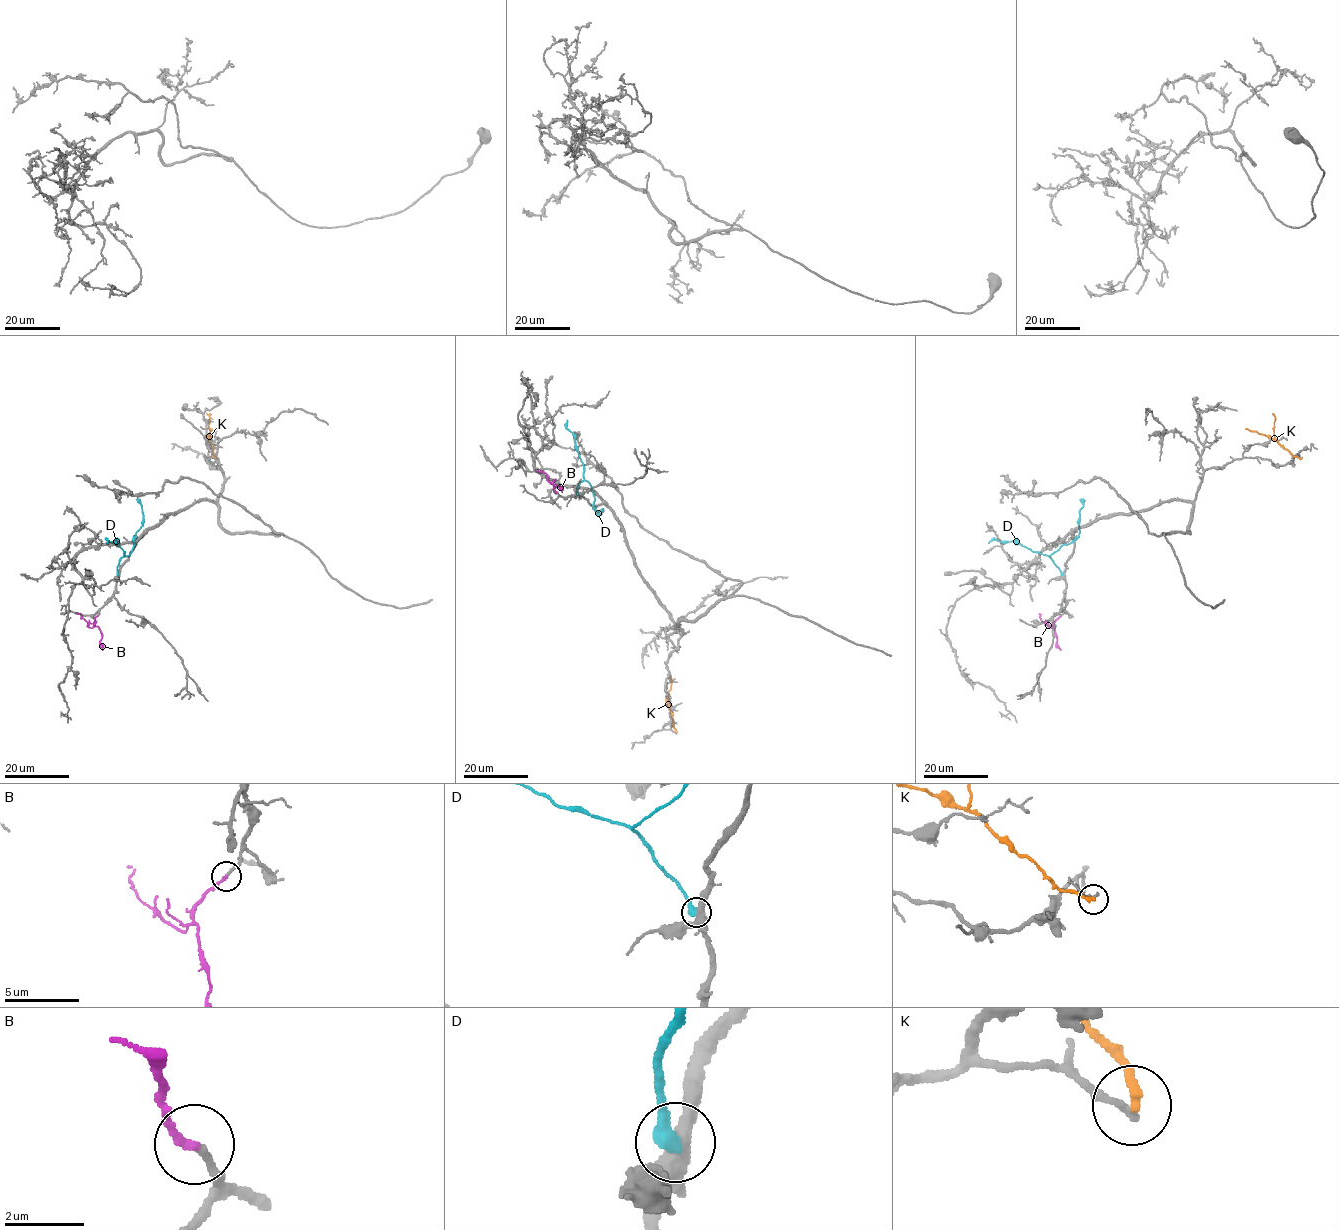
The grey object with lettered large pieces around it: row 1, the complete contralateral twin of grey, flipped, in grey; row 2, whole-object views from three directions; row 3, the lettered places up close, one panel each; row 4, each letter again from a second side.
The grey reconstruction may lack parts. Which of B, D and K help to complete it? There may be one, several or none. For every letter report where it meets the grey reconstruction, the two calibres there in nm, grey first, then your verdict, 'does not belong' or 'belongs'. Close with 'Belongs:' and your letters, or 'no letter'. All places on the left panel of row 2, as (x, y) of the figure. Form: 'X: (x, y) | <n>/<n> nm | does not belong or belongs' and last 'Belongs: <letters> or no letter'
B: (97, 616) | 190/240 nm | belongs
D: (118, 574) | 400/440 nm | does not belong
K: (216, 458) | 200/260 nm | does not belong
Belongs: B

